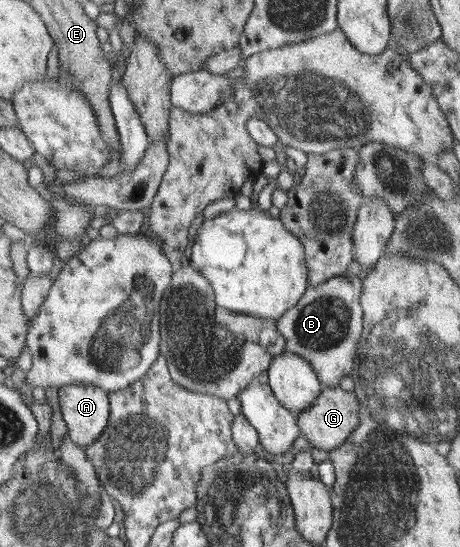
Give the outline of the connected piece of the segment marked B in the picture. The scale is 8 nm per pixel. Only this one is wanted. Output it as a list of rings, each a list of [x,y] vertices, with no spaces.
[[[345,273],[319,286],[309,286],[299,303],[278,320],[279,332],[287,341],[287,353],[304,357],[313,365],[325,387],[337,387],[345,375],[350,375],[359,358],[359,343],[364,334],[364,309],[362,307],[363,280],[354,274]]]

